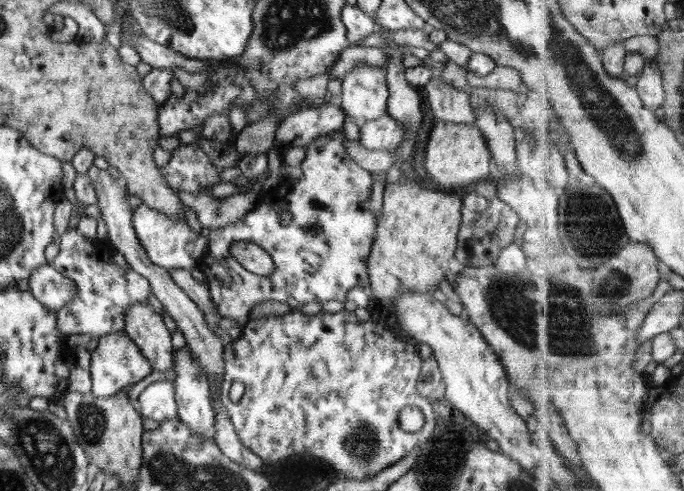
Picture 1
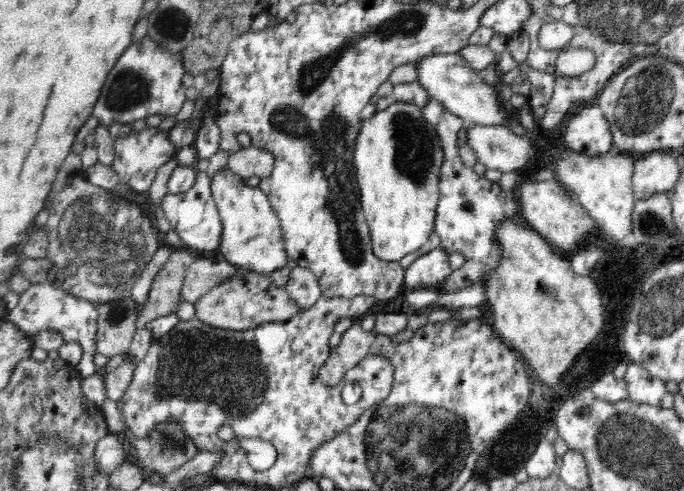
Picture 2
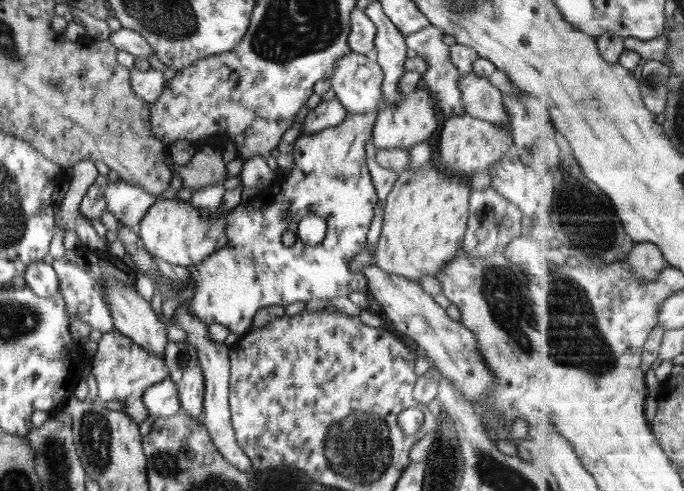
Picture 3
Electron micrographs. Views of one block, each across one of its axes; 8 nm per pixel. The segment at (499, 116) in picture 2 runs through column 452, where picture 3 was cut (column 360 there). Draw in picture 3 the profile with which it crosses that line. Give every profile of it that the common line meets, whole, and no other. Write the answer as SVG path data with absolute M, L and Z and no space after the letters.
M350 51L341 56L330 80L335 97L348 112L368 114L383 98L383 70L370 55Z

